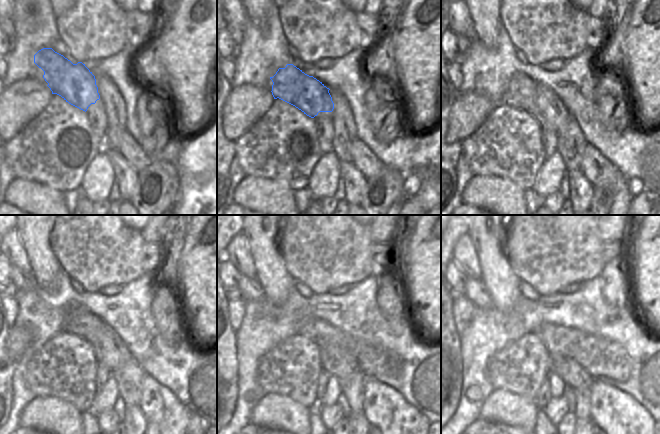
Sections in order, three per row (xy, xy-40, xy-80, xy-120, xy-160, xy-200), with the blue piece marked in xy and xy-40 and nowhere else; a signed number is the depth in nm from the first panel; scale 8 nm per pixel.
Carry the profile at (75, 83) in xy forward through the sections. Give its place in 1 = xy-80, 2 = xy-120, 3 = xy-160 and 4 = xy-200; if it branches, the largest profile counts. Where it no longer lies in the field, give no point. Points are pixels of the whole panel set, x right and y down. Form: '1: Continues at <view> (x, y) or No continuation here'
1: Continues at xy-80 (521, 91)
2: Continues at xy-120 (79, 321)
3: Continues at xy-160 (374, 360)
4: Continues at xy-200 (600, 356)

